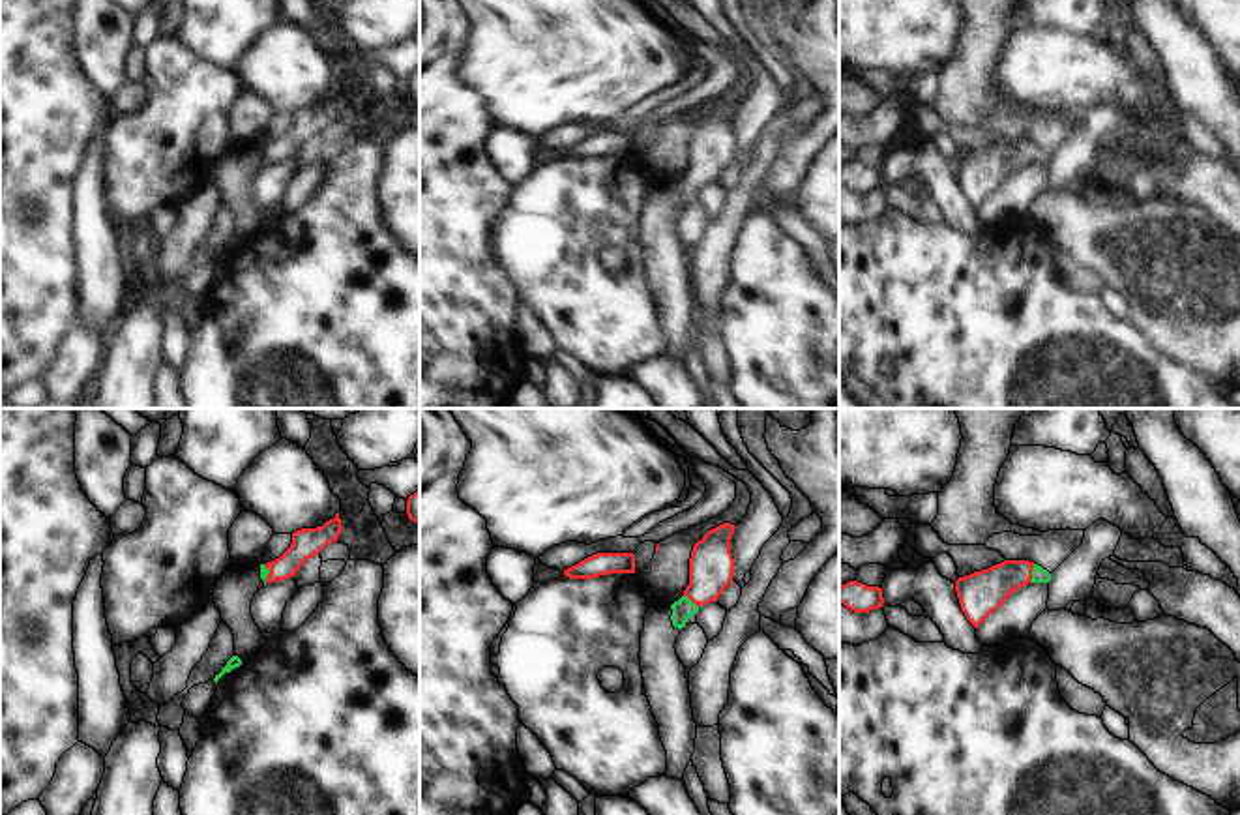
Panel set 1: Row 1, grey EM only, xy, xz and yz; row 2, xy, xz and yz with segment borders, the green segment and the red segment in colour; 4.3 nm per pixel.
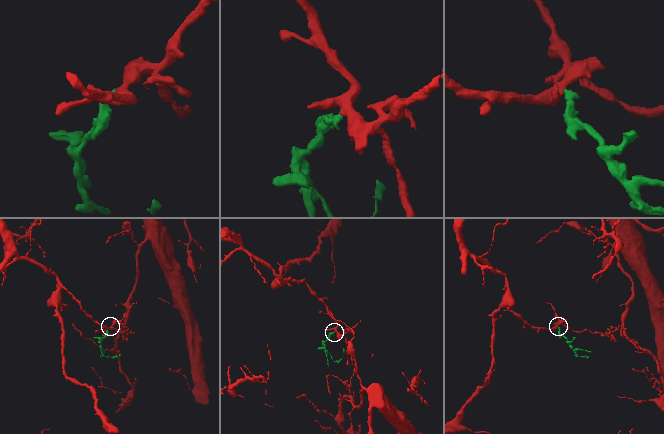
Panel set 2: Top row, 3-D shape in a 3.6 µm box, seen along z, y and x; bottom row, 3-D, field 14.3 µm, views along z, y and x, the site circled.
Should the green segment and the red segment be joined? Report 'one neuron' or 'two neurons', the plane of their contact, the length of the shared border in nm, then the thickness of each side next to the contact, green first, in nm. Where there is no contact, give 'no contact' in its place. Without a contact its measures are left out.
one neuron; meets green in yz; contact 80 nm long; 60 nm thick on the green side, 190 nm on the other

